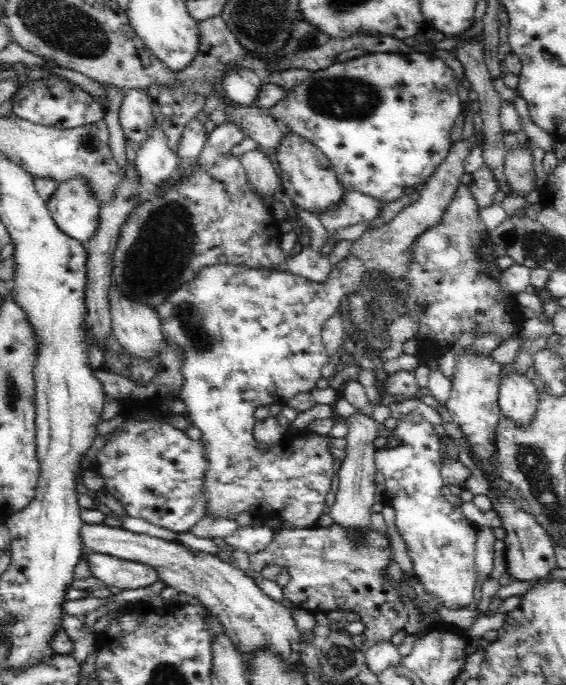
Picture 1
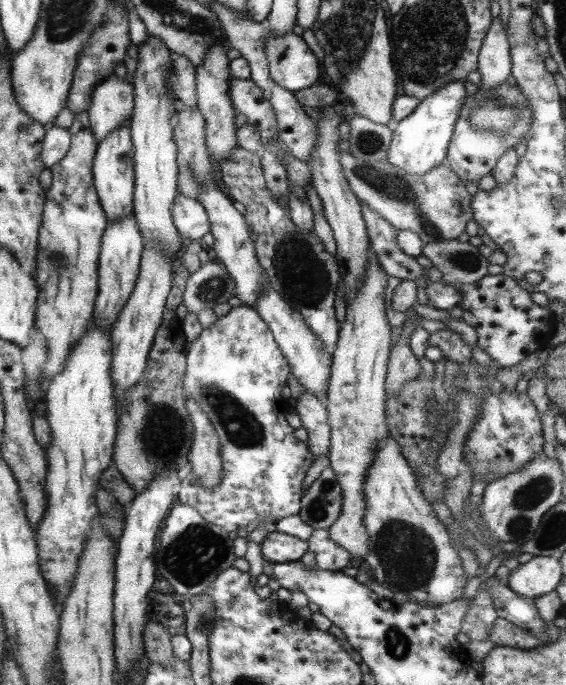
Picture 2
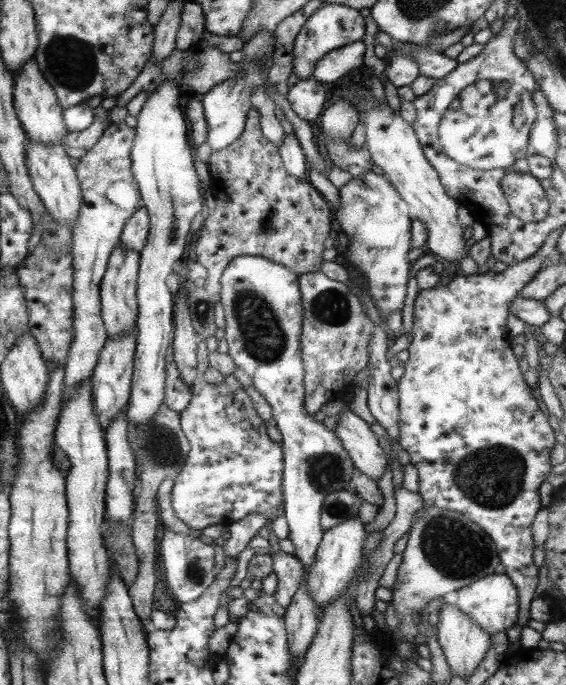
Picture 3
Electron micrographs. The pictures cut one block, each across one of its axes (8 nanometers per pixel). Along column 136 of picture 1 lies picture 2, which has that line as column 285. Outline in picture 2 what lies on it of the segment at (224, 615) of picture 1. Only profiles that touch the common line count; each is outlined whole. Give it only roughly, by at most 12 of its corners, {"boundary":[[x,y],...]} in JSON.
{"boundary":[[272,531],[260,545],[263,560],[295,562],[305,541]]}

